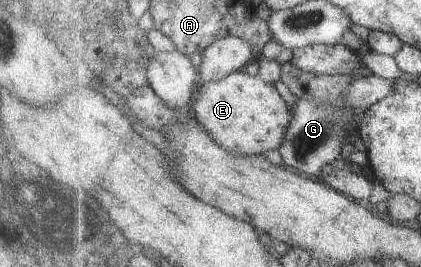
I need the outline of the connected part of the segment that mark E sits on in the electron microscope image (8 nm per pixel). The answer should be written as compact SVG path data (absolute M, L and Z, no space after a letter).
M241 71L235 72L219 82L200 84L199 91L193 100L195 117L204 125L220 146L237 155L263 155L269 150L279 150L286 140L286 133L294 118L292 110L287 108L287 102L277 92L277 88L265 82L259 76L249 76Z

